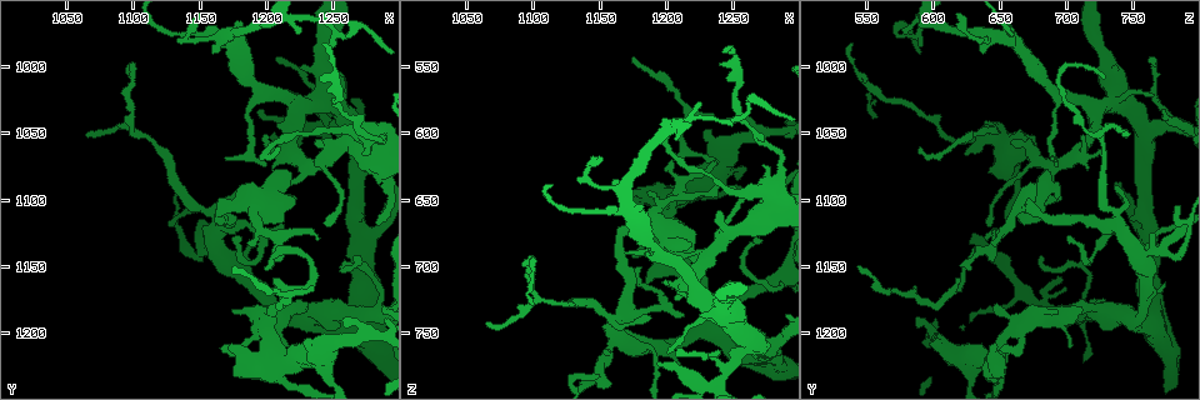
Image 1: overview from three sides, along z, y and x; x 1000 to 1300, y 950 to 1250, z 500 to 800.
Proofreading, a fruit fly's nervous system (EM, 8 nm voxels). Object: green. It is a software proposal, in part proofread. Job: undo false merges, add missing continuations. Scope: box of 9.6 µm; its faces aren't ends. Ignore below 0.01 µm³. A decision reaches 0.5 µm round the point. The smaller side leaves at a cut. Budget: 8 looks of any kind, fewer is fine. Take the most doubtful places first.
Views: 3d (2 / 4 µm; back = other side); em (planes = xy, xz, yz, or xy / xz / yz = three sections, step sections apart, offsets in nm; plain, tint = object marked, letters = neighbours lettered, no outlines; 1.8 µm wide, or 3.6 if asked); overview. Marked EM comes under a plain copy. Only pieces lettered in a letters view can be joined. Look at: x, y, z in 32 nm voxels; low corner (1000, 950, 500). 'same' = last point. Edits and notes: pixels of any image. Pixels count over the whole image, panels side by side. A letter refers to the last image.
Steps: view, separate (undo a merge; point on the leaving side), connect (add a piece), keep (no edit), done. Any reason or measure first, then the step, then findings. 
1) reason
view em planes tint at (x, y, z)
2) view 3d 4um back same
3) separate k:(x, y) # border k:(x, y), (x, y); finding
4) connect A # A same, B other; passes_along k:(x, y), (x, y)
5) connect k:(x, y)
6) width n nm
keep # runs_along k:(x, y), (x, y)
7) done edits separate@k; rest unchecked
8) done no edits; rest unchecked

thin arm on a thick one
view 3d 2um at (1246, 1040, 776)

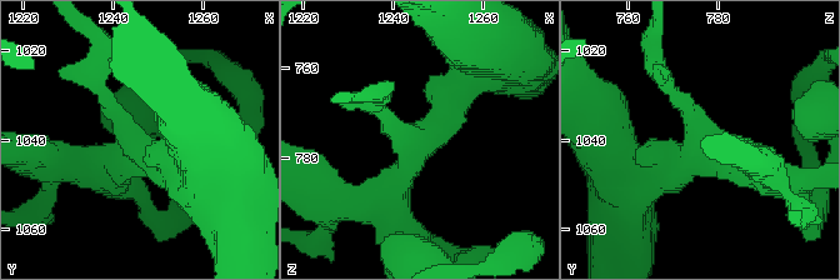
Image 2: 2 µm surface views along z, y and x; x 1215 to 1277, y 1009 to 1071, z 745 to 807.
arms 4
view em 3.6um xz step 4 letters at (1247, 1043, 775)

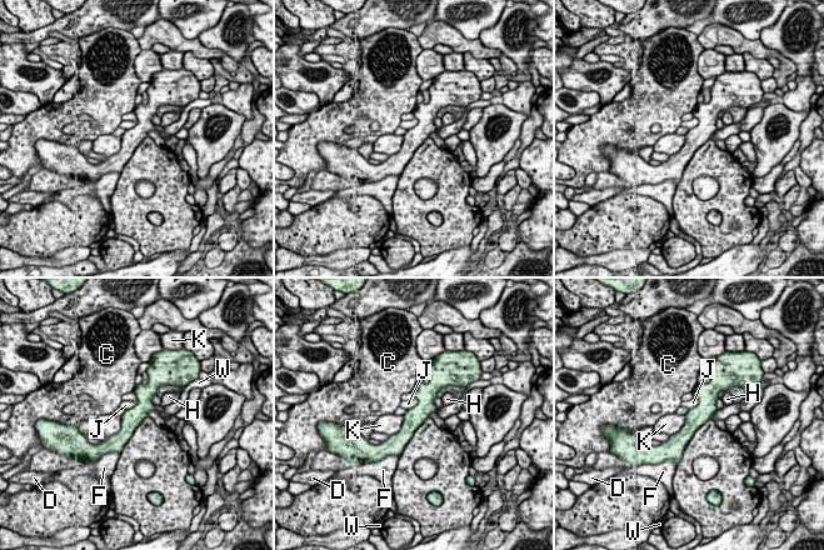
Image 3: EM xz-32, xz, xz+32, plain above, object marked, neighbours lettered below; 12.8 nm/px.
keep # C other, D other, F other, H other, J other, K other, W other; all the same neuron

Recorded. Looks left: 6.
thick turns thin
view em planes letters at (1188, 1136, 758)

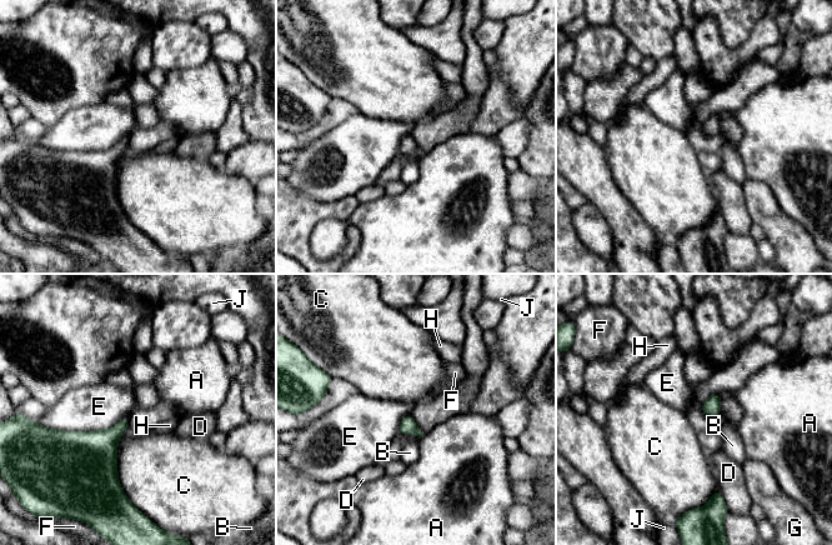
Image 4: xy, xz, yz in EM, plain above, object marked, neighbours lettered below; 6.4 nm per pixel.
width 80 nm
keep # A other, B other, C other, D other, E other, F other, G other, H other, J other; border 4:(128, 416), (105, 429), (51, 429); one neuron here

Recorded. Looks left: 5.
three-way junction
view em planes tint at (1274, 1128, 762)

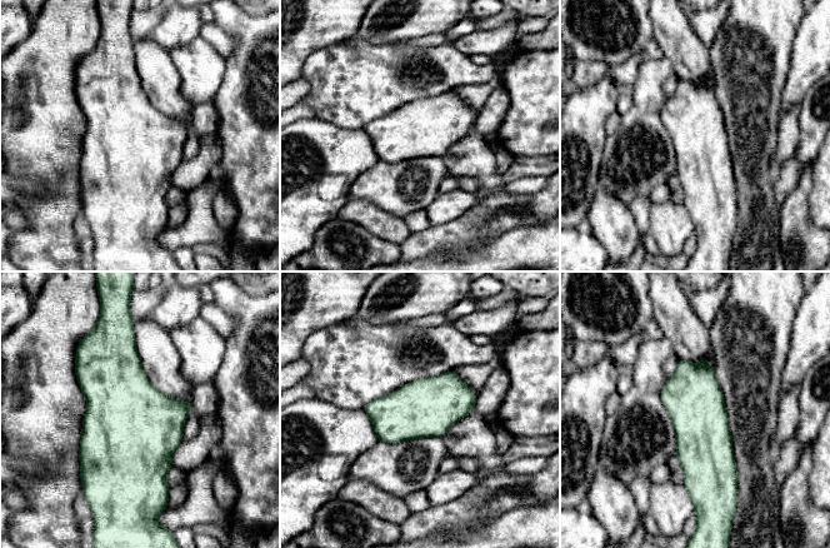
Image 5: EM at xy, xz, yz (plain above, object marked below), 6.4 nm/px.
view em planes letters same

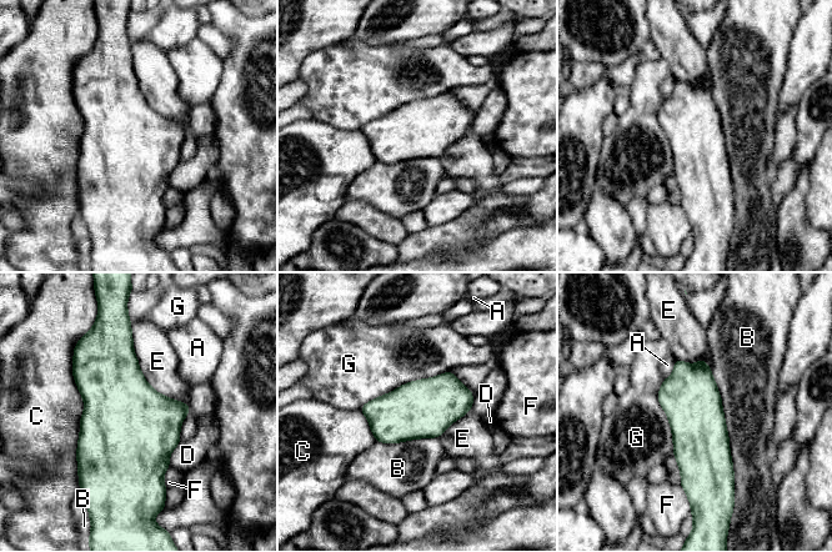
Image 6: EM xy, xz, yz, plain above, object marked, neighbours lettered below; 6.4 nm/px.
keep # A other, B other, C other, D other, E other, F other, G other; continuous, no second neuron

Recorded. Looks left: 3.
done no edits; rest unchecked

